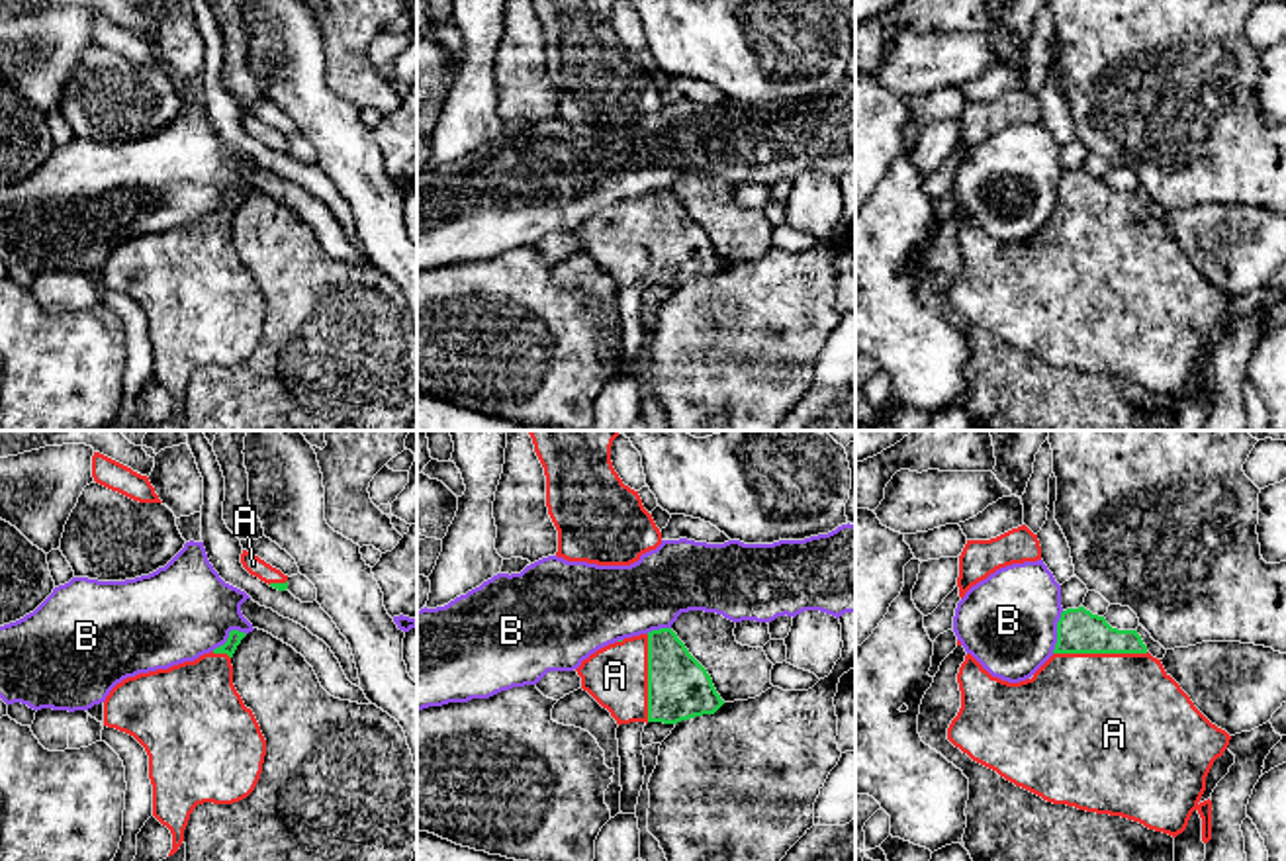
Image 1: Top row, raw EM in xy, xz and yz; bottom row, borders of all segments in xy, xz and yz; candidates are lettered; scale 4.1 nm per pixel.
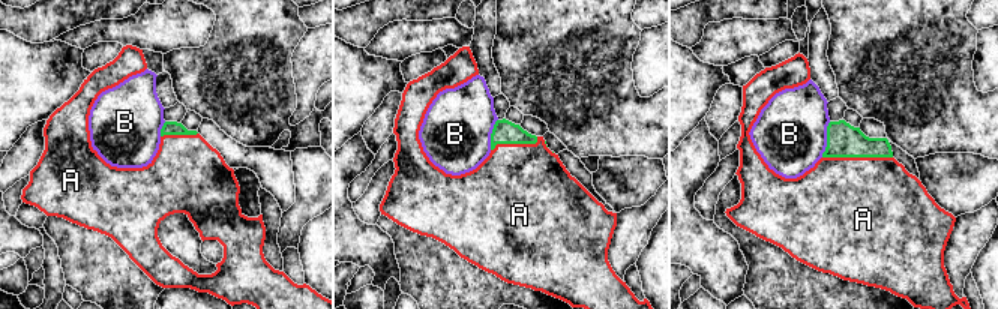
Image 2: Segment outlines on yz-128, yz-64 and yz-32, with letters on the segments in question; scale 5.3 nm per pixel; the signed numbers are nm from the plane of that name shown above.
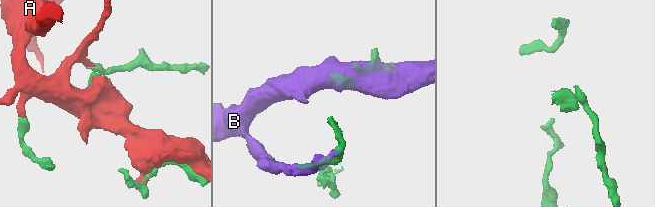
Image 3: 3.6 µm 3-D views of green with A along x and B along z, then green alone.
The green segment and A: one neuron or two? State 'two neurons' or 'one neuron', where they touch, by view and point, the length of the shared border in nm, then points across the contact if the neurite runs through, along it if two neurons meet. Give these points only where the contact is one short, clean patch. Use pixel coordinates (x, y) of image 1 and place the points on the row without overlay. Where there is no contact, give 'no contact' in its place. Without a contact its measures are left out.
one neuron | yz (1101, 214) | 400 nm

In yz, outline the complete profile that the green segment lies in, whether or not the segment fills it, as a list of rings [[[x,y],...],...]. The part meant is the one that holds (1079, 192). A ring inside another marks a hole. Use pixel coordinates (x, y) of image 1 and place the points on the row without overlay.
[[[1084,168],[1067,170],[1057,184],[1053,217],[1032,241],[1008,245],[992,239],[971,215],[959,229],[961,270],[947,290],[947,301],[973,323],[996,333],[1047,364],[1122,378],[1149,391],[1176,399],[1192,374],[1202,380],[1202,403],[1212,401],[1212,362],[1200,362],[1206,339],[1229,307],[1231,297],[1212,286],[1147,213],[1137,192],[1112,190]]]

